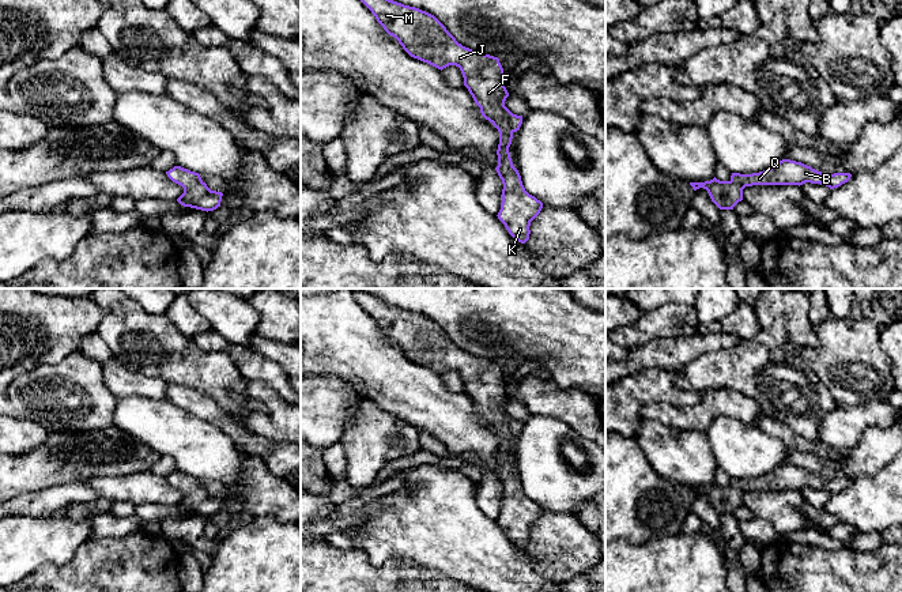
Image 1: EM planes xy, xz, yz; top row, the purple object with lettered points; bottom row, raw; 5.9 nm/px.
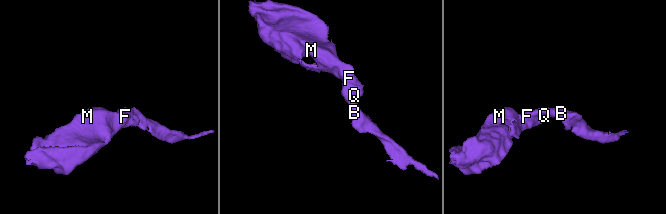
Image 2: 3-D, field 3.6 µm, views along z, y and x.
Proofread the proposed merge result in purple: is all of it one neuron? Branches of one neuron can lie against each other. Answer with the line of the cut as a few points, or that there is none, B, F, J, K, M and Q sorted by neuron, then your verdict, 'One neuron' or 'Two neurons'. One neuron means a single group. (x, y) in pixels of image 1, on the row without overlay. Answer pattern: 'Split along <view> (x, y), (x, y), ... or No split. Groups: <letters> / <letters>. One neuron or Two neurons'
No split. Groups: B F J K M Q. One neuron

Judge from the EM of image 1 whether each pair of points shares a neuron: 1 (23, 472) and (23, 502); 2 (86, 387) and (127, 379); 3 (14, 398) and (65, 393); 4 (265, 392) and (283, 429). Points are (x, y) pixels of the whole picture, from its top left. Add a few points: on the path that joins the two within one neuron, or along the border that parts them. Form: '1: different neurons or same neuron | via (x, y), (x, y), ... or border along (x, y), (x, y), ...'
1: different neurons | border along (55, 486), (27, 491), (14, 498)
2: different neurons | border along (101, 365), (104, 384), (117, 399)
3: same neuron | via (26, 398), (53, 396)
4: same neuron | via (270, 402), (278, 419)

